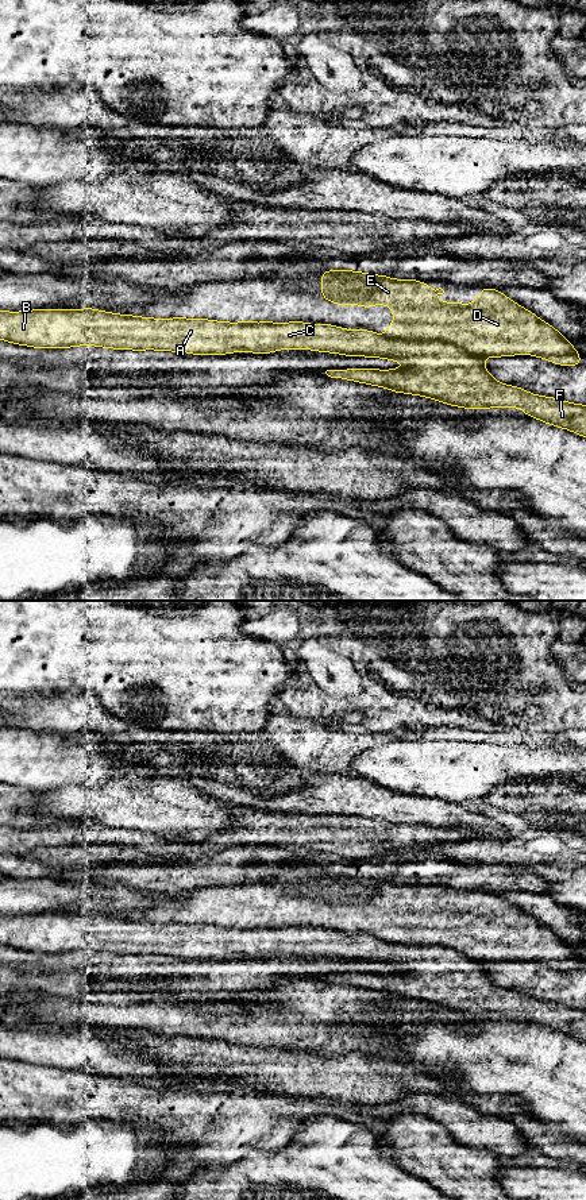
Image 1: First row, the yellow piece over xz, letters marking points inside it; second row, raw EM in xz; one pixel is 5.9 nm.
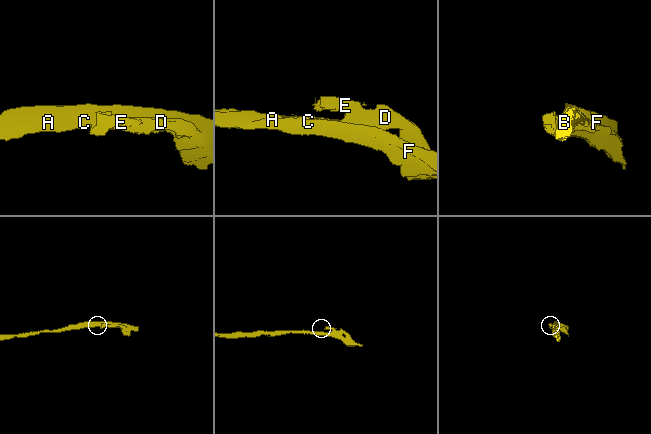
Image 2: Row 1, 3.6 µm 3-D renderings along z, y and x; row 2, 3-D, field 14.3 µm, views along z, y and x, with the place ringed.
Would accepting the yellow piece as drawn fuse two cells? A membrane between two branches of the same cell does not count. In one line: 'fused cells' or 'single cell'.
fused cells

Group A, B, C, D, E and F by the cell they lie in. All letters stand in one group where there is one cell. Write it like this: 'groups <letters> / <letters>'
groups A B C F / D E

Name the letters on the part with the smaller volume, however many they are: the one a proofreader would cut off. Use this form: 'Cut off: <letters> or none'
Cut off: D, E

